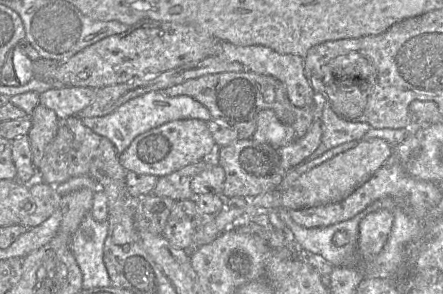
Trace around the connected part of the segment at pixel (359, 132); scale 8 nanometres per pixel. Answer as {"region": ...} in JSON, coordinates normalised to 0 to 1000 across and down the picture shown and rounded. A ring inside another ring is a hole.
{"region":[[[716,333],[716,364],[729,452],[722,493],[702,534],[718,534],[774,486],[815,476],[837,435],[826,415],[767,398],[734,337]]]}

